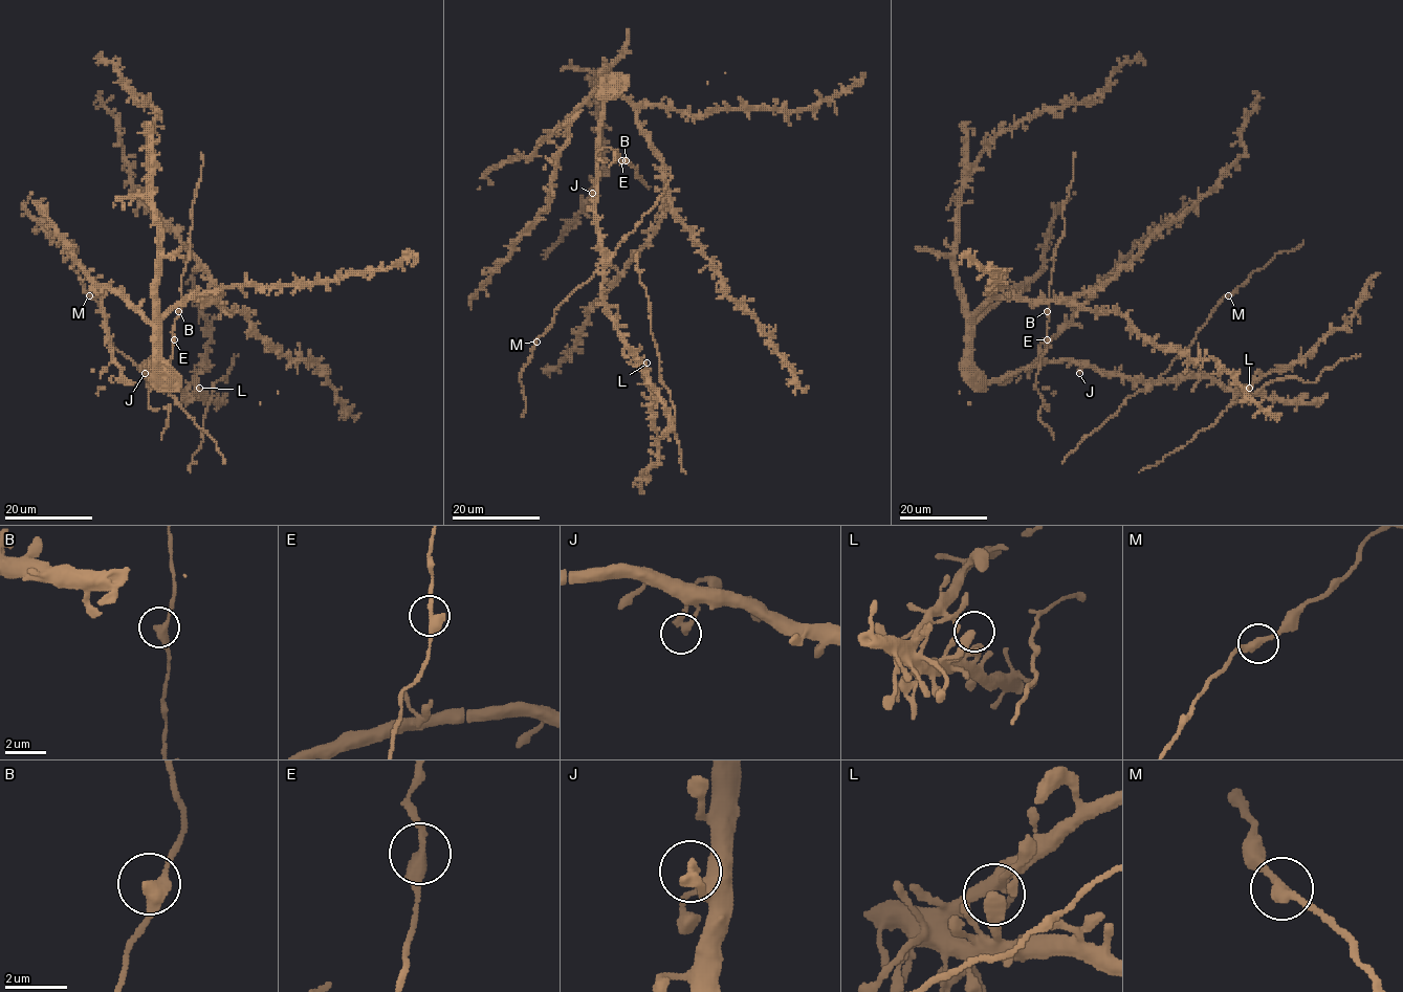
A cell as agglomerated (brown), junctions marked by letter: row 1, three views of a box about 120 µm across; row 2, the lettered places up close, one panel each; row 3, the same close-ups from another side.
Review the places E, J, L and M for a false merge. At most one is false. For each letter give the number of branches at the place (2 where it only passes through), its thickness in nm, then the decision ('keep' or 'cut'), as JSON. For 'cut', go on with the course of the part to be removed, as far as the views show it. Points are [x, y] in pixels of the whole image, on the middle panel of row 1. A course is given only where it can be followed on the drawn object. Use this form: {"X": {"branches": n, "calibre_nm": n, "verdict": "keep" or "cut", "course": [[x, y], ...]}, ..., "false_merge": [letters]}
{"E": {"branches": 2, "calibre_nm": 380, "verdict": "keep"}, "J": {"branches": 2, "calibre_nm": 320, "verdict": "keep"}, "L": {"branches": 2, "calibre_nm": 340, "verdict": "keep"}, "M": {"branches": 2, "calibre_nm": 340, "verdict": "keep"}, "false_merge": []}

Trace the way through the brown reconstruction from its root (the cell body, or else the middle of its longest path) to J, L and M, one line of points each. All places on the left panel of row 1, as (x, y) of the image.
J: (156, 366), (155, 379), (149, 361), (145, 373)
L: (156, 366), (155, 379), (149, 361), (148, 365), (154, 383), (163, 375), (189, 394), (199, 388)
M: (156, 366), (155, 379), (149, 361), (148, 365), (154, 383), (113, 345), (104, 312), (89, 295)

